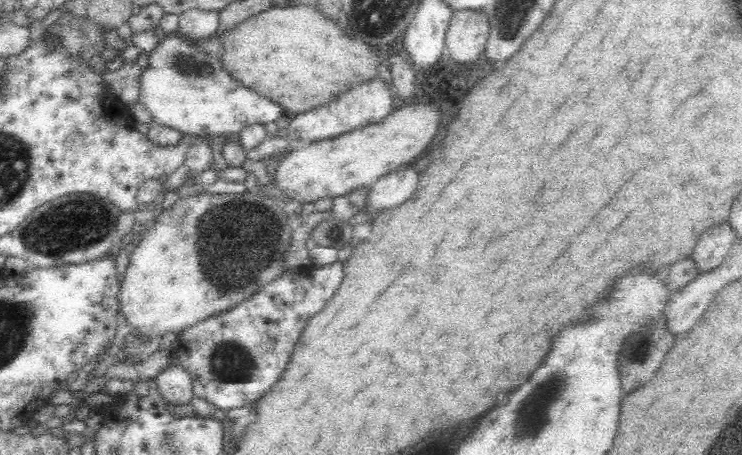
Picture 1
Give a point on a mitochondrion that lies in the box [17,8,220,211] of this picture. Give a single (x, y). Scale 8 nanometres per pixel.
(195, 65)

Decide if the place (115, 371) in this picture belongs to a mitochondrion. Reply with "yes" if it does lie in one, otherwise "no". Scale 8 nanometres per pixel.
no

